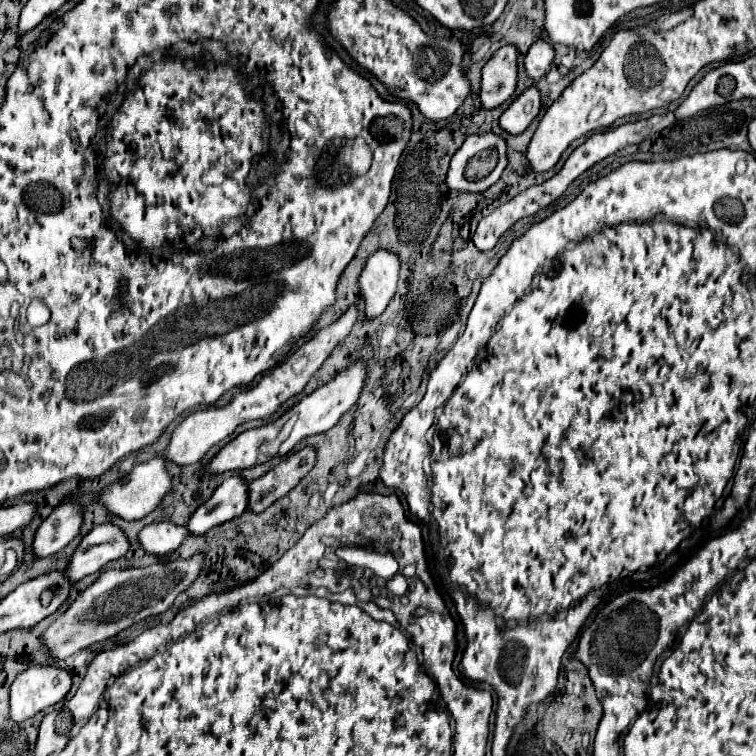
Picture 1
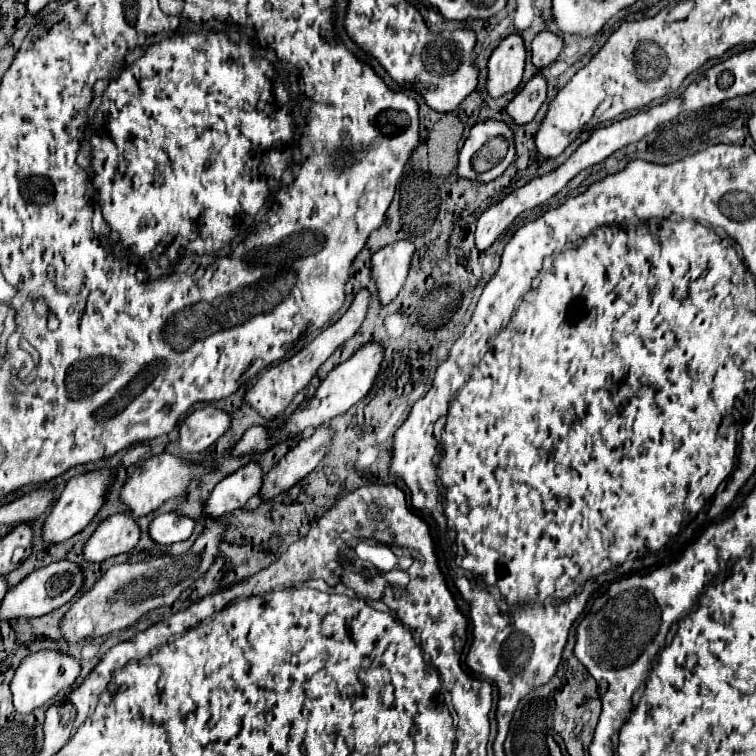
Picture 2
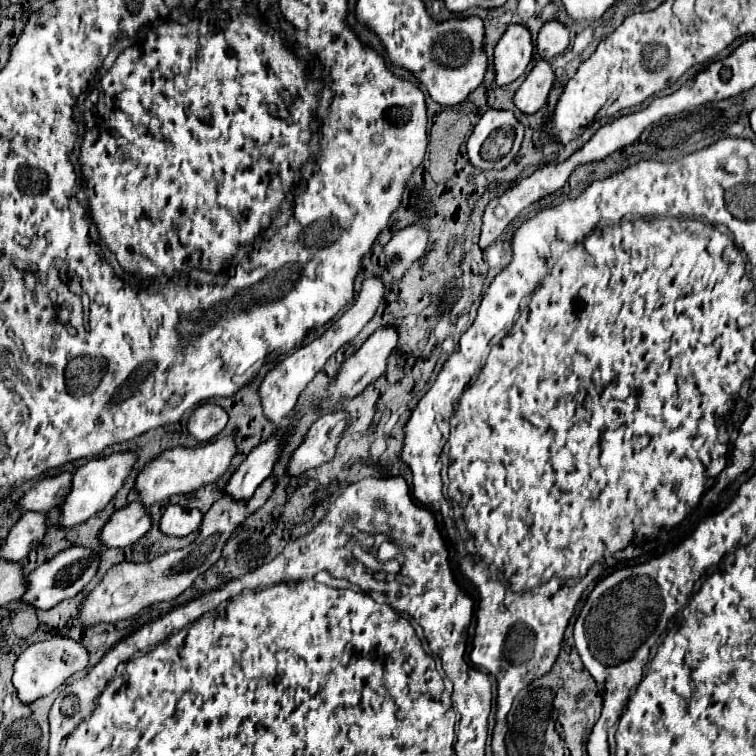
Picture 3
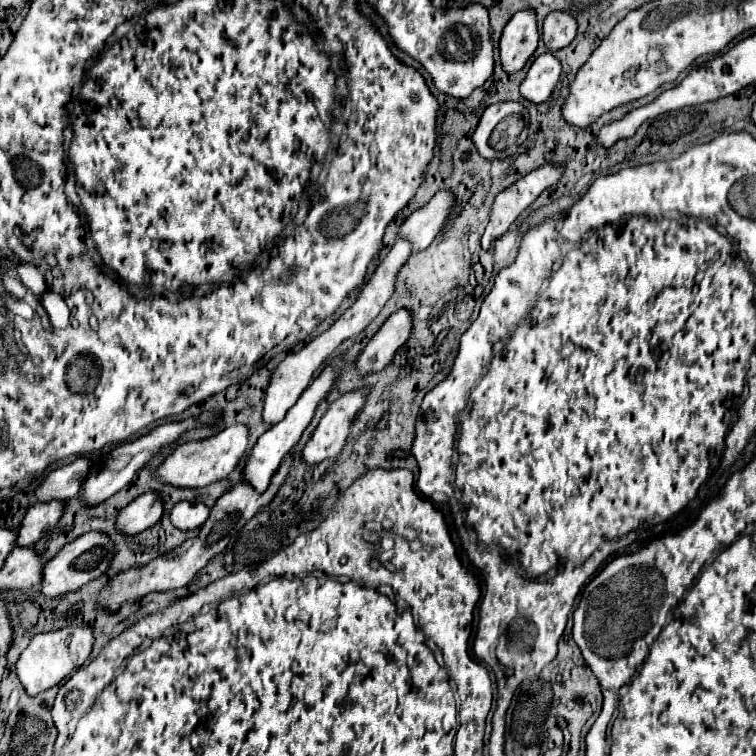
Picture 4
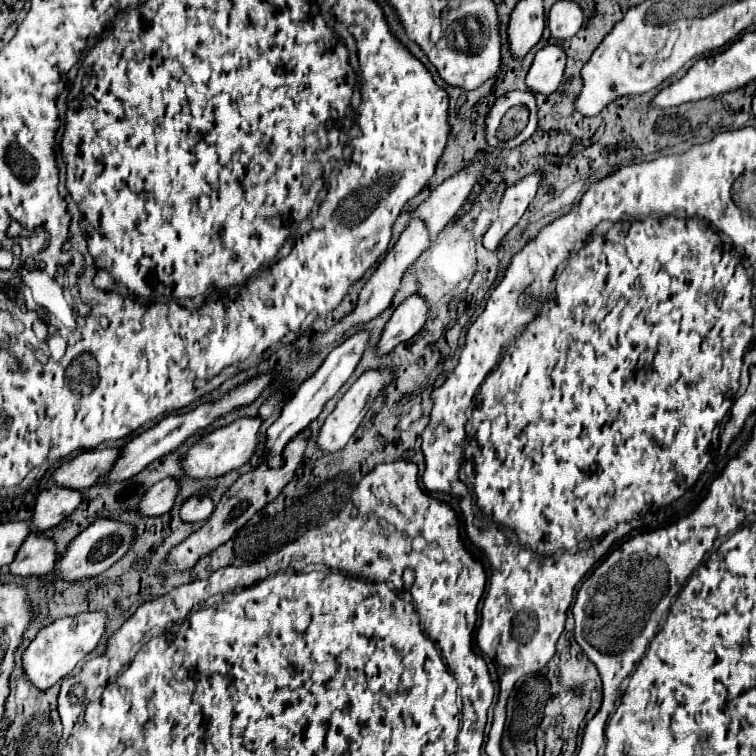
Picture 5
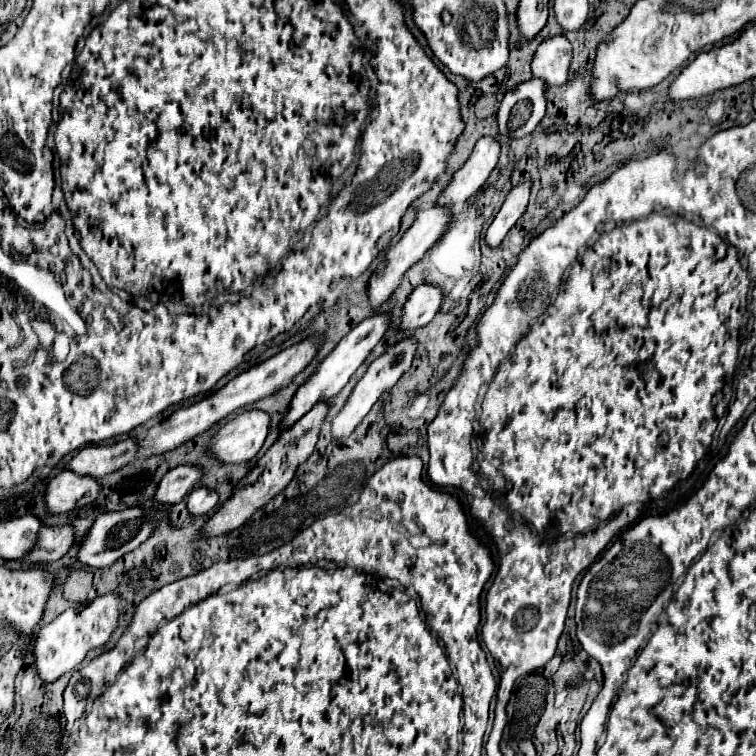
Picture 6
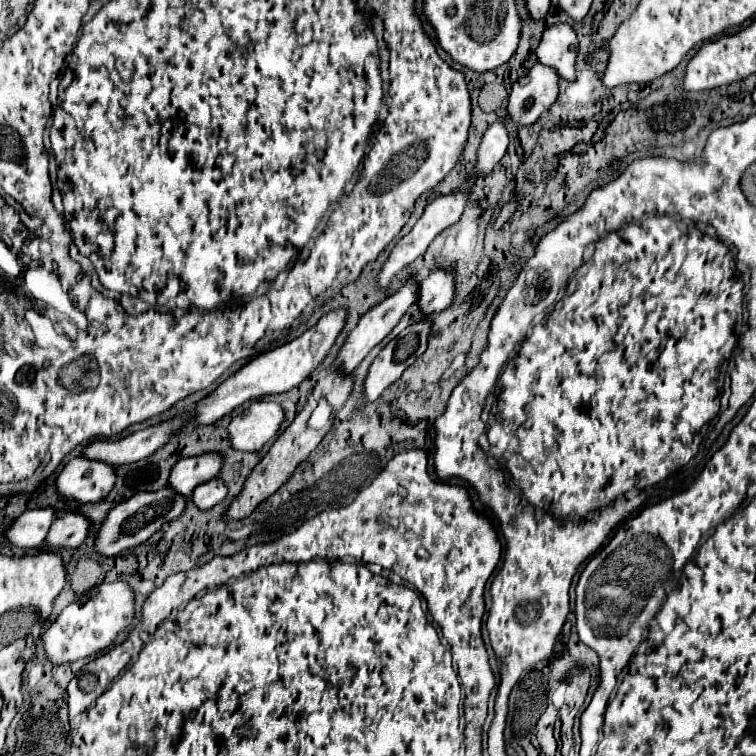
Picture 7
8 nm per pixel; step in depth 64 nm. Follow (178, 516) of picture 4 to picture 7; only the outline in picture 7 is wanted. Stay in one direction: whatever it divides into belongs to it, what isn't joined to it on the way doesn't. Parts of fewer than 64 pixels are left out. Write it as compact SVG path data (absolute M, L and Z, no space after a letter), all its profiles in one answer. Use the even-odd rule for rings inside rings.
M210 480L210 482L204 482L200 486L194 488L192 492L192 502L198 510L210 510L212 506L216 506L218 502L224 500L226 496L226 486L220 482L220 480Z

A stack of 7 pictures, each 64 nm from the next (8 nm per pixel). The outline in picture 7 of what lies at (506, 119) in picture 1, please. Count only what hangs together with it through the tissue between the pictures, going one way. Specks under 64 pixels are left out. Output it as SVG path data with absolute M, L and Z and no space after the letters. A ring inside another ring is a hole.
M556 24L544 30L542 40L536 48L536 58L538 58L538 64L554 68L560 80L574 80L576 48L578 48L578 42L572 26Z

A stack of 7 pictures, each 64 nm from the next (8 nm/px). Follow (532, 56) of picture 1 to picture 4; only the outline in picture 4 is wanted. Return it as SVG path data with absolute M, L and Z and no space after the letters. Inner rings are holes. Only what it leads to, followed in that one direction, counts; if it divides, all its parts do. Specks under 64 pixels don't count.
M552 12L544 20L542 42L548 52L556 52L568 46L576 36L576 18L568 12Z

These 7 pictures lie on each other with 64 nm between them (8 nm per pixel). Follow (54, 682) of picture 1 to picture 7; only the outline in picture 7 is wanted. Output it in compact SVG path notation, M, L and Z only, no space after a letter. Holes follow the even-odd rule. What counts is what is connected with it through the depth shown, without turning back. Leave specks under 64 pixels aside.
M126 582L98 586L98 594L84 596L82 604L78 602L70 604L56 618L56 622L50 628L46 628L46 632L42 634L46 660L52 664L52 668L58 668L62 664L74 664L86 656L96 654L98 650L112 644L118 632L130 624L132 616L134 616L134 596Z

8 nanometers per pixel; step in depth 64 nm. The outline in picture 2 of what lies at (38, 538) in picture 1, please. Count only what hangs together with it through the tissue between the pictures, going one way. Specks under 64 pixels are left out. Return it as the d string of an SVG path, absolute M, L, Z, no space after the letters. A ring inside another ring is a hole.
M106 468L72 478L72 480L66 484L66 488L62 490L58 502L54 504L50 516L48 516L46 522L44 522L42 540L44 540L48 546L52 546L52 544L60 544L60 542L76 536L78 532L82 532L82 530L88 526L88 522L96 516L96 512L100 510L102 500L104 500L104 492L106 492L110 480L112 480L112 472L106 470Z

